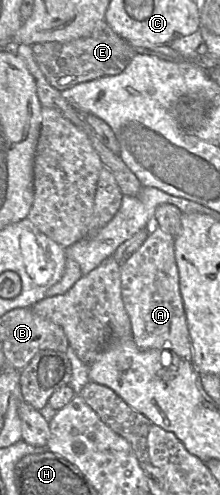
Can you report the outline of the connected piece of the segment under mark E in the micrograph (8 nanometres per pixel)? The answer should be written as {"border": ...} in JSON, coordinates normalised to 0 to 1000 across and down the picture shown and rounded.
{"border":[[[473,40],[450,42],[391,75],[291,87],[168,87],[145,91],[145,105],[218,168],[268,184],[468,154],[536,152],[568,141],[618,109],[609,97]]]}

